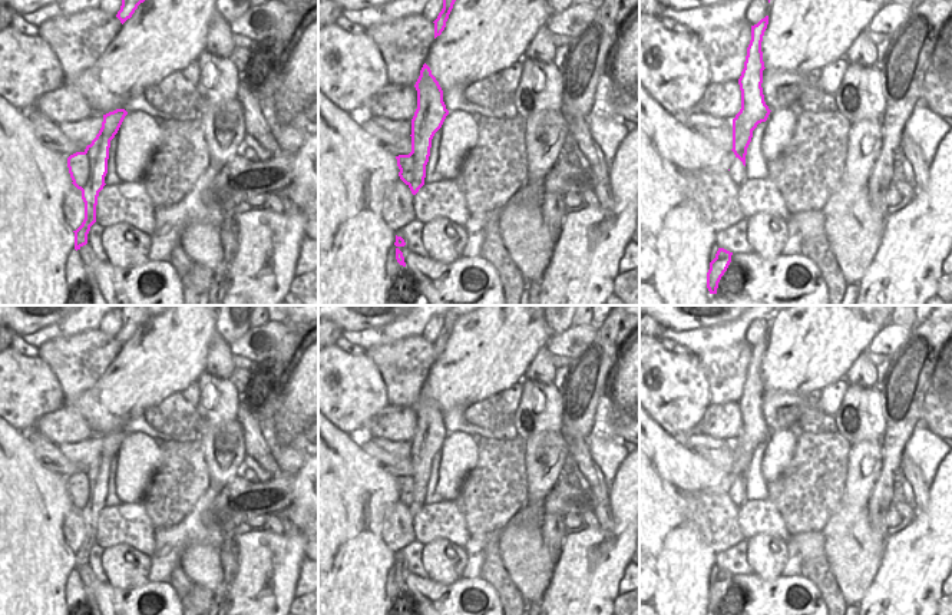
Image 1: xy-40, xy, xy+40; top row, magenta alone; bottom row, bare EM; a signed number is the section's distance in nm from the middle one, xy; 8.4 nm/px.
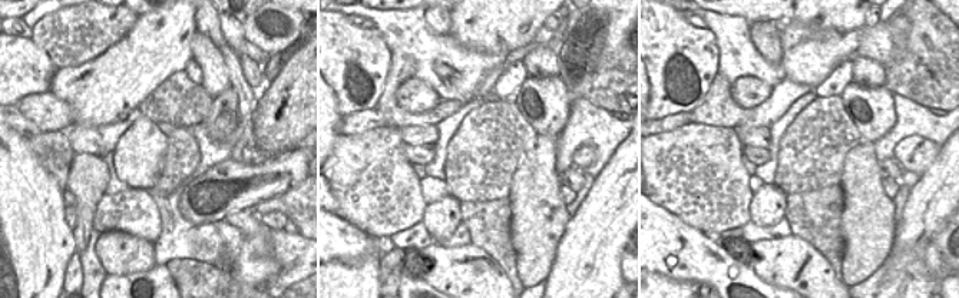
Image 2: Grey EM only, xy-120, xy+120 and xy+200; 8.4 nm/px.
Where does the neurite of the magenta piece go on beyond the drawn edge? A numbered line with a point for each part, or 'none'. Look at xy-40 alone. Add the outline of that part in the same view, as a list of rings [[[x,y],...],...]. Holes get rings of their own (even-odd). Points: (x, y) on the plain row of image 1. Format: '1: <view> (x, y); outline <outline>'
none

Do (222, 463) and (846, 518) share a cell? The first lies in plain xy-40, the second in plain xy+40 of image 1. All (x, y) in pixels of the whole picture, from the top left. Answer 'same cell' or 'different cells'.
same cell

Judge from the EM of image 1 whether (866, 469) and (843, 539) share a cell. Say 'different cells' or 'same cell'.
same cell

